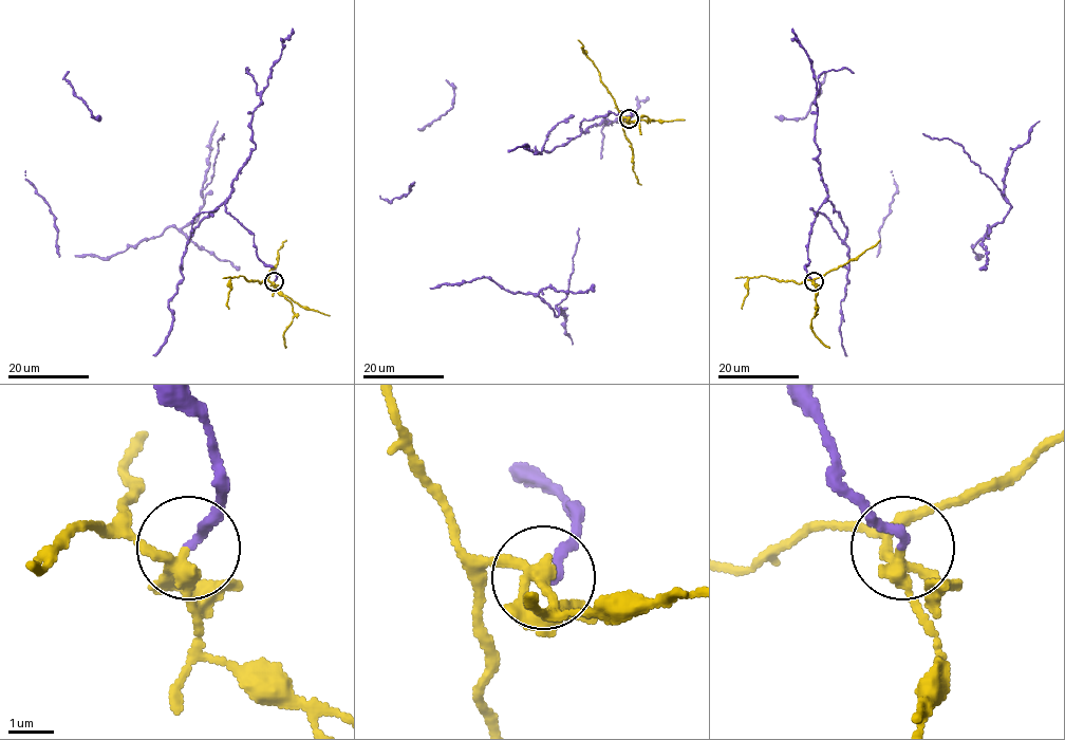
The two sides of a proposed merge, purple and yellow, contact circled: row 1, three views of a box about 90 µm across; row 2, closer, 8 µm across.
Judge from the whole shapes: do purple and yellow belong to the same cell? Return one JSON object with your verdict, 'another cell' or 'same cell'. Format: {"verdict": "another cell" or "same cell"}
{"verdict": "another cell"}

